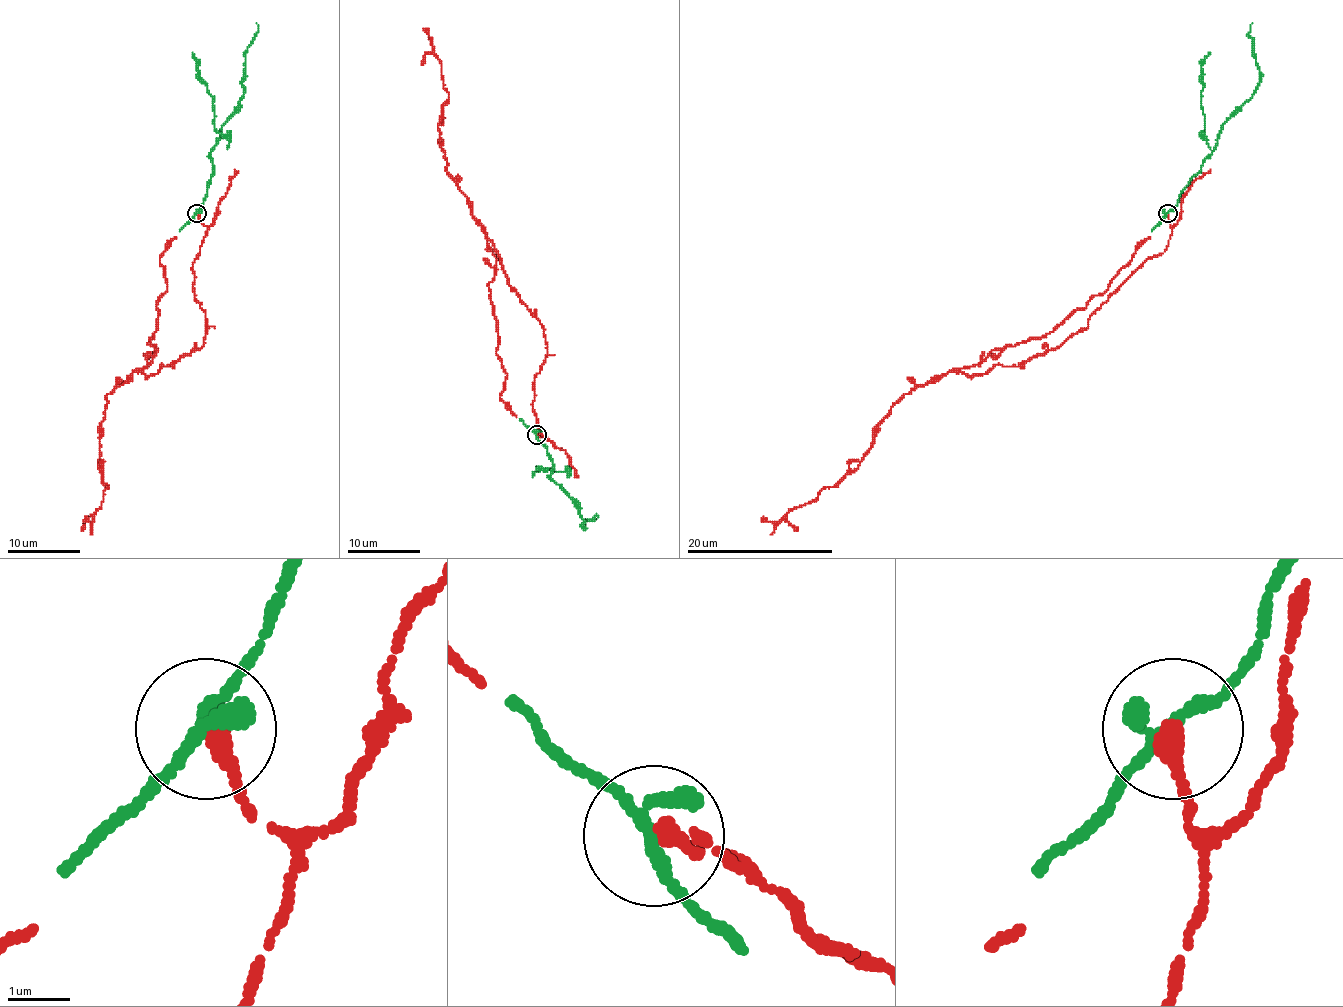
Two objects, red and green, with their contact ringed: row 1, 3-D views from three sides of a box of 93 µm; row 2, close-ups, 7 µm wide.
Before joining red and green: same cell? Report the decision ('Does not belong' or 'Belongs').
Belongs

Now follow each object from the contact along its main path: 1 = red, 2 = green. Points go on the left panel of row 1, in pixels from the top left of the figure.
1: (196, 213), (207, 227), (192, 264), (203, 344), (107, 395), (97, 465), (108, 487), (83, 519)
2: (196, 213), (212, 174), (211, 151), (243, 96), (247, 47), (256, 34), (256, 23)

